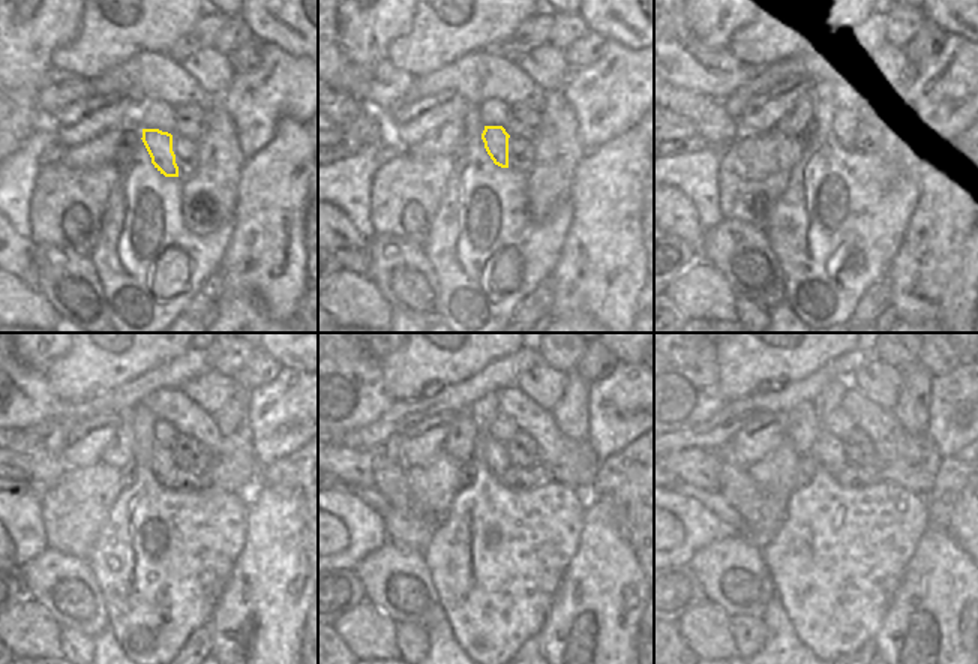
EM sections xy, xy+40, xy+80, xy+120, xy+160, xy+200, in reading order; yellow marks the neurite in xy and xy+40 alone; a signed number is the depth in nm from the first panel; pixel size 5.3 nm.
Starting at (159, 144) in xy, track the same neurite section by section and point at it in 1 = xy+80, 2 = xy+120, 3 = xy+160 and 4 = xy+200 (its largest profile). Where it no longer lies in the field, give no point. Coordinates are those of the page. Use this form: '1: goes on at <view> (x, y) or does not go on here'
1: goes on at xy+80 (843, 128)
2: goes on at xy+120 (162, 462)
3: goes on at xy+160 (497, 459)
4: goes on at xy+200 (827, 448)

